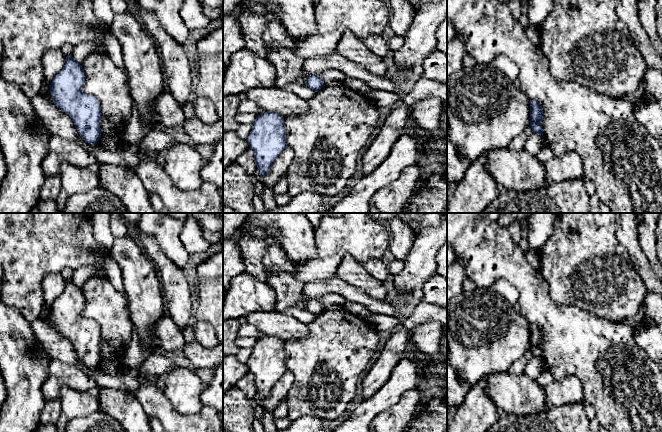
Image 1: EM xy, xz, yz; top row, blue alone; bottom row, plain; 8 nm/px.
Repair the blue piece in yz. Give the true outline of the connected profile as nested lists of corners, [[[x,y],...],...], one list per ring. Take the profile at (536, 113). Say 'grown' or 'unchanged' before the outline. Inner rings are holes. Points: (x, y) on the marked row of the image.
unchanged | [[[536,100],[530,101],[530,127],[532,132],[543,136],[542,129],[543,110],[541,104]]]

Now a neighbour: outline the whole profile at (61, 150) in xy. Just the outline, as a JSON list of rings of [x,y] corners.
[[[51,135],[48,152],[42,161],[45,176],[59,176],[60,166],[64,162],[94,169],[98,165],[94,154],[86,149],[82,139],[67,140],[58,135]]]

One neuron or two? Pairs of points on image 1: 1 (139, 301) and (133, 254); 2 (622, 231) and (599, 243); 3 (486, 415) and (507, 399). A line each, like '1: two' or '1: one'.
1: one
2: two
3: two

